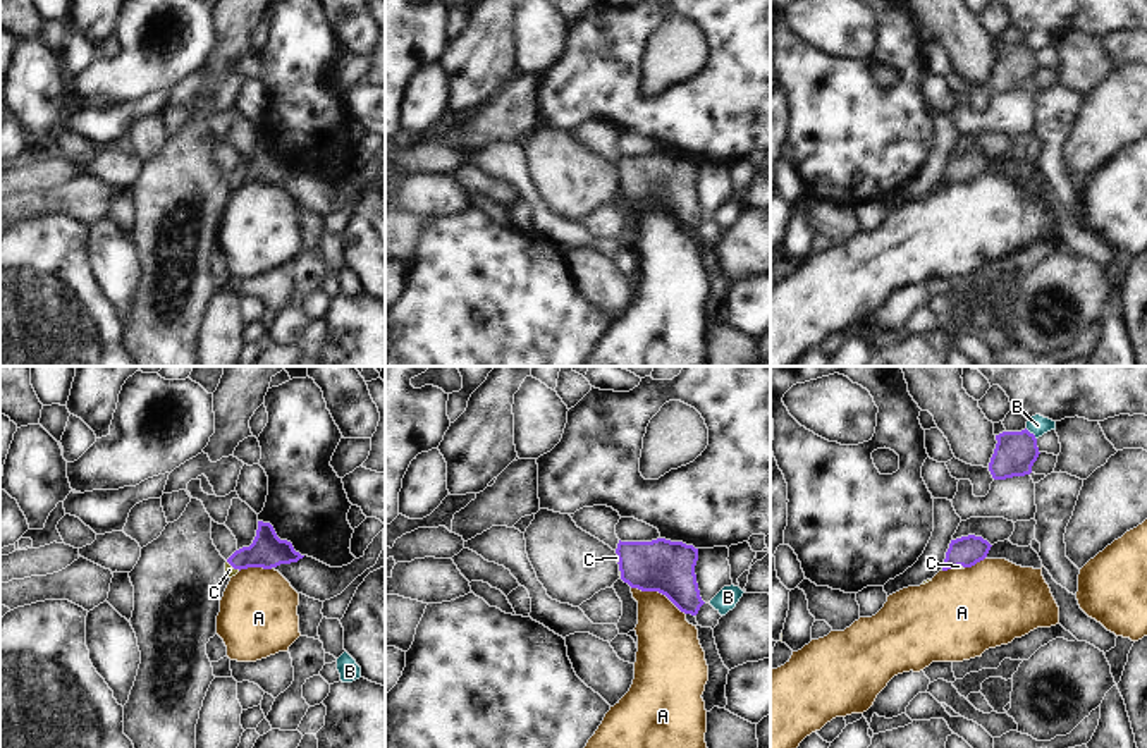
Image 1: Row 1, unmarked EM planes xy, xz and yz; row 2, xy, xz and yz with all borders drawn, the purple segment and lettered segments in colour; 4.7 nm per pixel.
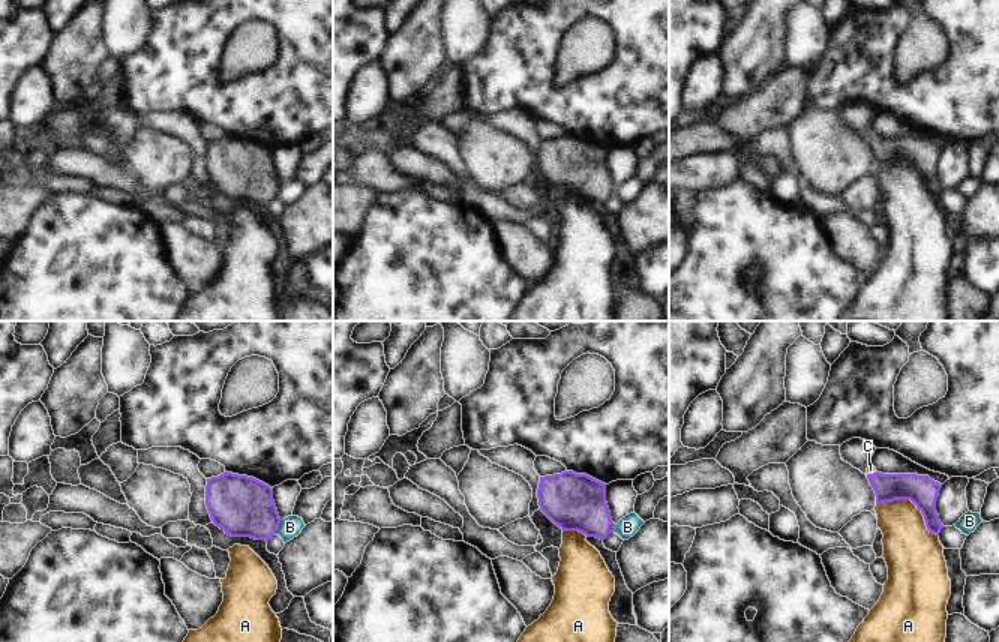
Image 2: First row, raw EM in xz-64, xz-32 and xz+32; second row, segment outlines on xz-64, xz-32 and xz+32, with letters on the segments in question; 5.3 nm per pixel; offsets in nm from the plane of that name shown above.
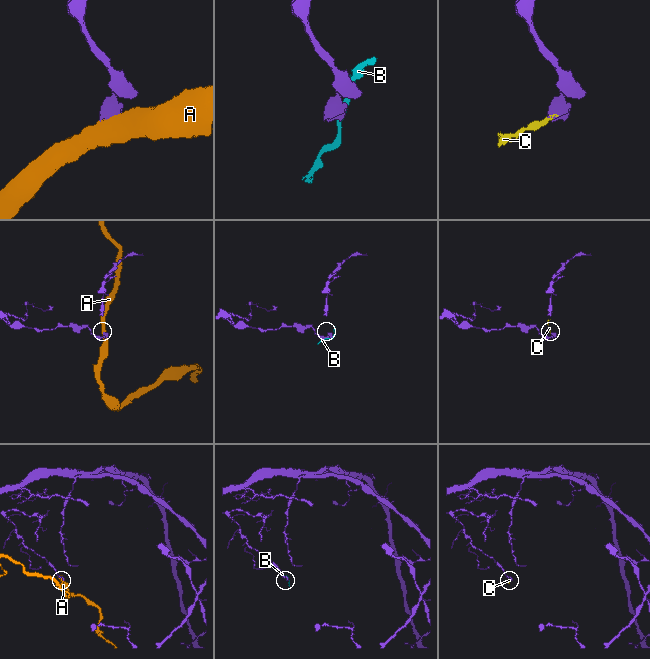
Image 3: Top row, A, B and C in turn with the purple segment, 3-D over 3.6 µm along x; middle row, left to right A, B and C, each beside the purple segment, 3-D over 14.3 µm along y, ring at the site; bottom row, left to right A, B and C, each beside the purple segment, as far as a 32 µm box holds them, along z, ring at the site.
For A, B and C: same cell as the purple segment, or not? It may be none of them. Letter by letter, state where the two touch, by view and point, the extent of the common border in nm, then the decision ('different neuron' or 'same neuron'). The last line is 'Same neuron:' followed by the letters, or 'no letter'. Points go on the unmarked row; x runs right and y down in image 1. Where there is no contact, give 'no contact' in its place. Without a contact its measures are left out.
A: xz (659, 207) | 280 nm | different neuron
B: yz (1032, 49) | 80 nm | different neuron
C: xy (234, 183) | 80 nm | same neuron
Same neuron: C

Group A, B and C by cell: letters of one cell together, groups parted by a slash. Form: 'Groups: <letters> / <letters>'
Groups: A / B / C

